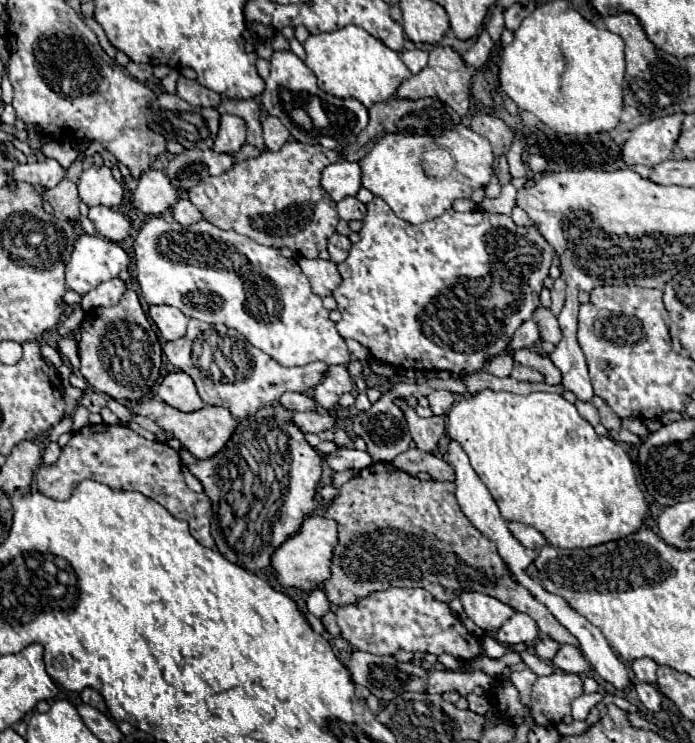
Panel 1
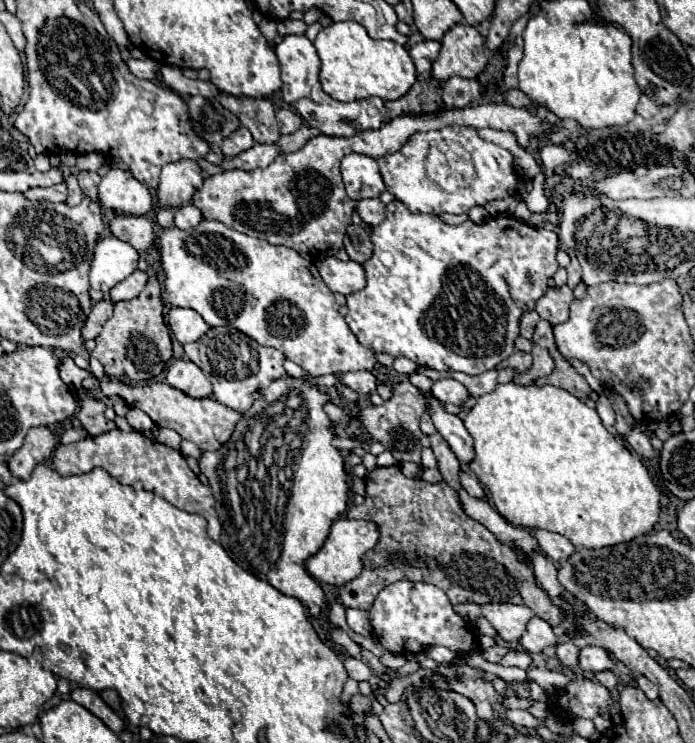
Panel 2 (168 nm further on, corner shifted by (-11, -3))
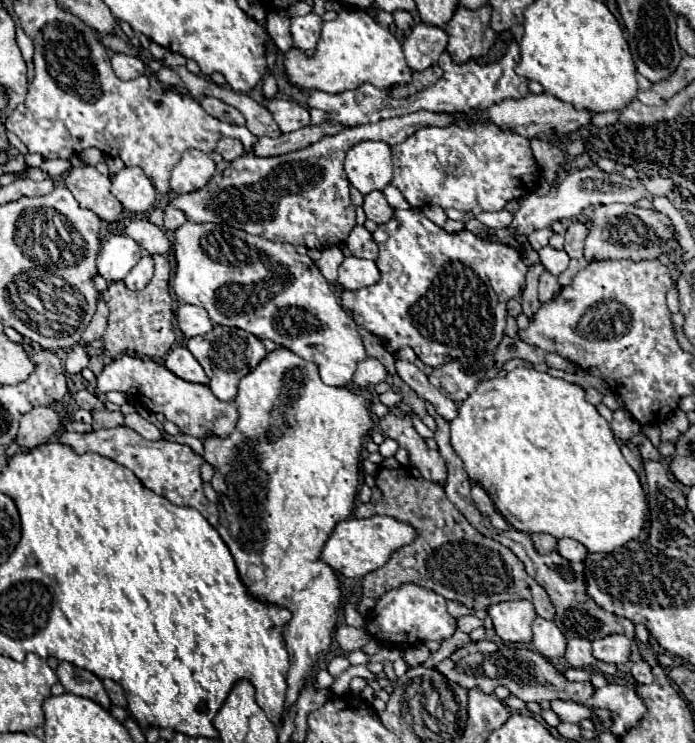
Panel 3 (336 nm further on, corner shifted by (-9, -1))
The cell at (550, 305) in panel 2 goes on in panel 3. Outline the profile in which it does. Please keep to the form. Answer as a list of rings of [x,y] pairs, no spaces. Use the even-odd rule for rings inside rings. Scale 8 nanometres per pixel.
[[[544,271],[540,275],[540,281],[538,281],[538,297],[540,301],[550,301],[550,297],[554,297],[554,293],[558,293],[560,285],[556,281],[556,277],[550,273],[550,271]]]

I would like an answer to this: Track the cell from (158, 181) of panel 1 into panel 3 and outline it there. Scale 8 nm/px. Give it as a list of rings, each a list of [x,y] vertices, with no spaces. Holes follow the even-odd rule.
[[[188,149],[180,163],[174,165],[172,177],[170,177],[170,189],[174,193],[190,193],[196,189],[202,189],[216,173],[216,165],[210,159],[210,155],[198,151],[198,149]]]

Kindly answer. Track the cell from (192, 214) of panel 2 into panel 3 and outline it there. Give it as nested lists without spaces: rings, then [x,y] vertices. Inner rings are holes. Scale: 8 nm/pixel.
[[[166,207],[164,209],[164,227],[168,231],[174,231],[184,223],[186,223],[186,215],[180,209],[174,209],[174,207]]]

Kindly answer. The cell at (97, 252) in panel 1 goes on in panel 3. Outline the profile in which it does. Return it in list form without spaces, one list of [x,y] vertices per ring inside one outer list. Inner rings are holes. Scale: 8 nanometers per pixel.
[[[112,235],[98,253],[98,273],[106,281],[122,281],[142,257],[140,245],[126,235]]]

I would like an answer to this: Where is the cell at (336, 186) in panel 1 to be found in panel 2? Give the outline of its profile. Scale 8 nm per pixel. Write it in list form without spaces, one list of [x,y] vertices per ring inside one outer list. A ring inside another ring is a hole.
[[[352,153],[342,159],[340,173],[344,179],[346,193],[354,201],[378,197],[386,189],[378,173],[378,163],[372,157]]]

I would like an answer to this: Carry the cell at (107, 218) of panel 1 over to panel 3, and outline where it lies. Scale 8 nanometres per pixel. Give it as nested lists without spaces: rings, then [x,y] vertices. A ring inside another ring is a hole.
[[[148,219],[130,221],[124,229],[124,235],[132,237],[150,255],[156,255],[156,253],[166,255],[170,251],[170,239],[166,237],[166,233],[156,225],[152,225]]]

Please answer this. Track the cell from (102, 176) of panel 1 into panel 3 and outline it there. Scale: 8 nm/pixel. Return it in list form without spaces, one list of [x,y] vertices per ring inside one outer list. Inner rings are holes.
[[[126,167],[112,177],[112,193],[126,211],[134,213],[148,211],[156,201],[156,189],[152,181],[138,167]]]

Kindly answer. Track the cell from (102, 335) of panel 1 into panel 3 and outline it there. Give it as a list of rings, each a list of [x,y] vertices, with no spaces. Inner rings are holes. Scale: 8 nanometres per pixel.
[[[154,255],[156,273],[152,281],[142,291],[130,291],[122,281],[110,283],[108,289],[102,293],[102,299],[110,307],[108,315],[108,329],[104,339],[104,353],[108,357],[116,357],[120,353],[136,353],[148,357],[162,357],[166,355],[174,341],[174,313],[172,313],[172,297],[170,297],[170,261],[164,255]]]

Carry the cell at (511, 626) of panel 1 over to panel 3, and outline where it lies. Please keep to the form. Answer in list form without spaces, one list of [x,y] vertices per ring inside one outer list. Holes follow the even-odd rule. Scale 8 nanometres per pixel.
[[[536,617],[534,625],[532,625],[532,631],[534,631],[532,645],[546,659],[556,659],[556,657],[564,655],[566,635],[556,627],[554,621],[546,621],[542,617]]]

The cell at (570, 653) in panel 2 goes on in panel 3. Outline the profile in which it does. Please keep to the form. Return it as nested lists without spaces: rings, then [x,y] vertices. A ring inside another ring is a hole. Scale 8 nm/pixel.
[[[570,639],[566,659],[572,667],[580,669],[592,669],[596,665],[596,659],[592,655],[592,643],[588,639]]]

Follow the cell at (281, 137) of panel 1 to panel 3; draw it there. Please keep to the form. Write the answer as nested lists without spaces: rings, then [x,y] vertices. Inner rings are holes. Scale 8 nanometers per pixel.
[[[270,99],[268,101],[268,111],[274,115],[274,121],[284,133],[298,131],[306,125],[310,125],[310,113],[306,107],[292,103],[292,101],[282,101],[282,99]]]

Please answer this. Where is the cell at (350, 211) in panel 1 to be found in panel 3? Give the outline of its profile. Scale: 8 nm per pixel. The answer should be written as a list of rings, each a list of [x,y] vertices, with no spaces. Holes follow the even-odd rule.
[[[370,191],[366,195],[362,207],[366,211],[366,217],[372,219],[378,225],[388,223],[394,217],[394,207],[388,205],[388,201],[386,201],[386,197],[384,197],[382,191]]]

